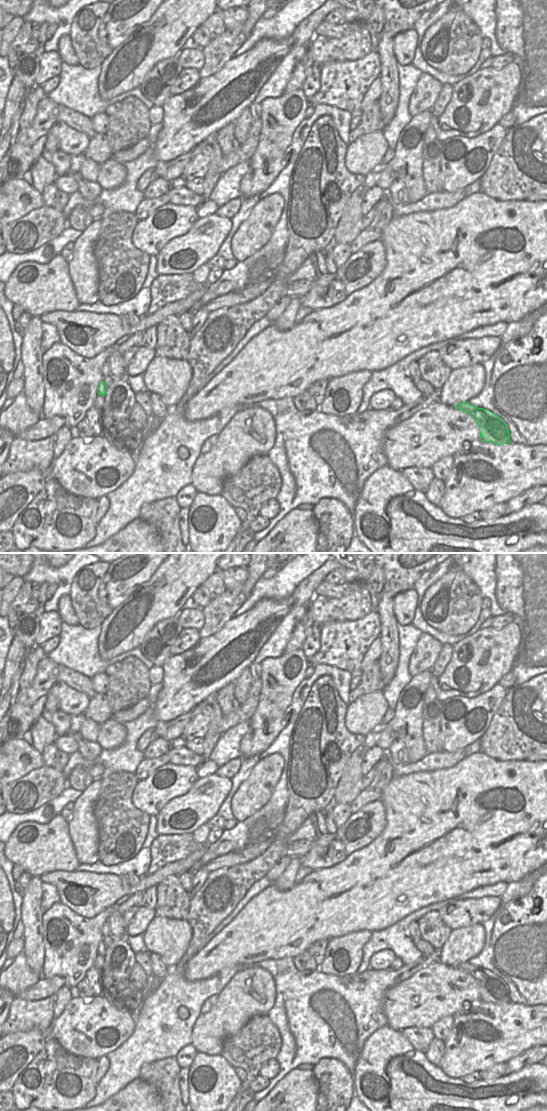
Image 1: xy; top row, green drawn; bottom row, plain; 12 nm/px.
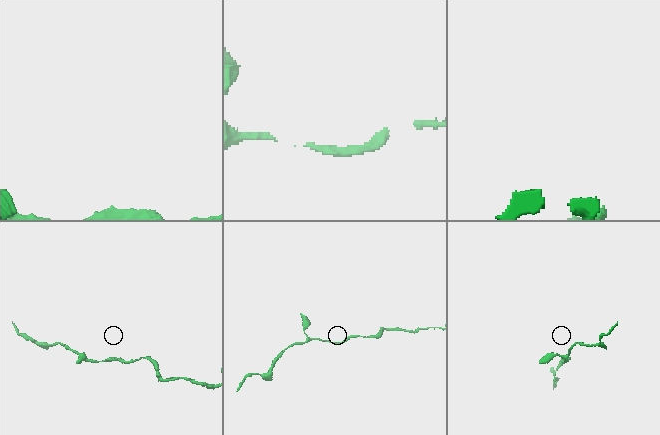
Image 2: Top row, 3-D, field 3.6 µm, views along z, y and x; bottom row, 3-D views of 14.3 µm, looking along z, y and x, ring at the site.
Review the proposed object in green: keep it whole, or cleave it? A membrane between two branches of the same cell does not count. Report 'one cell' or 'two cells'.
one cell

